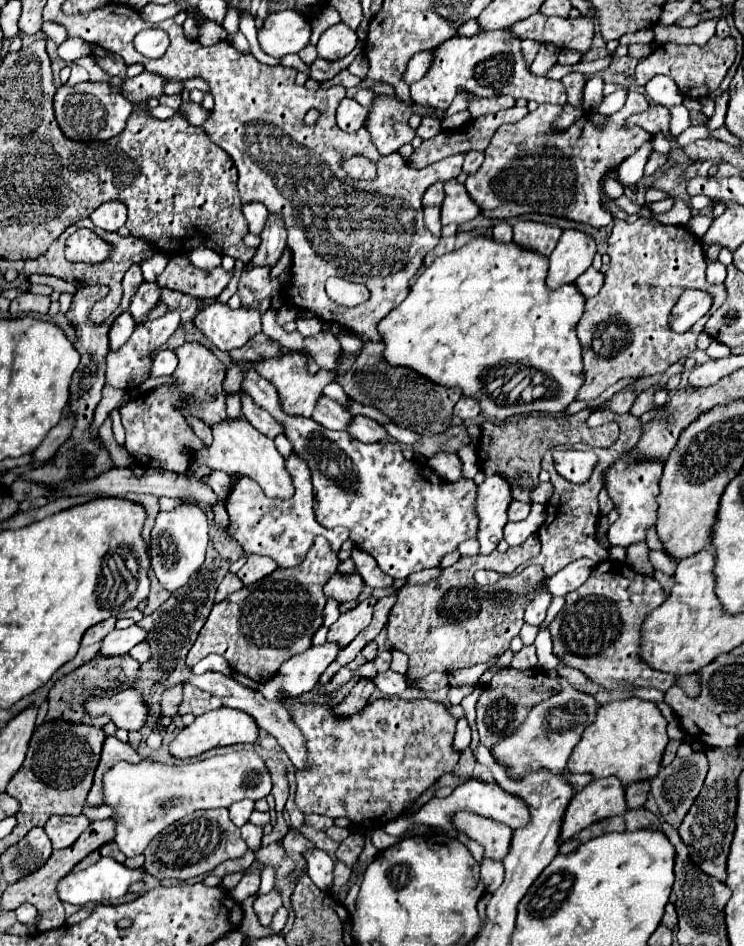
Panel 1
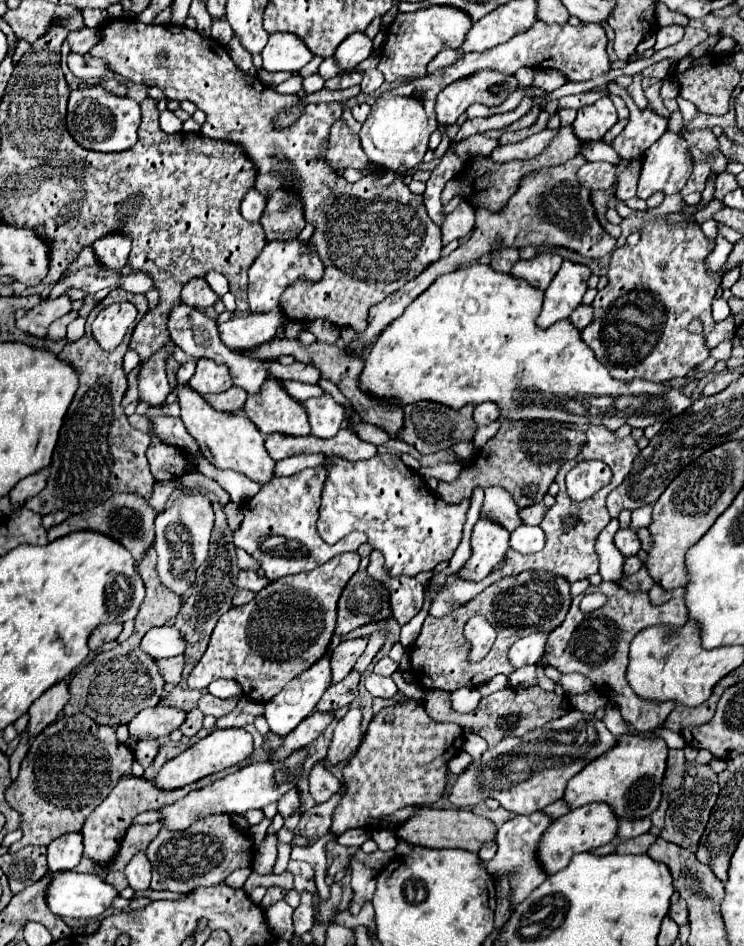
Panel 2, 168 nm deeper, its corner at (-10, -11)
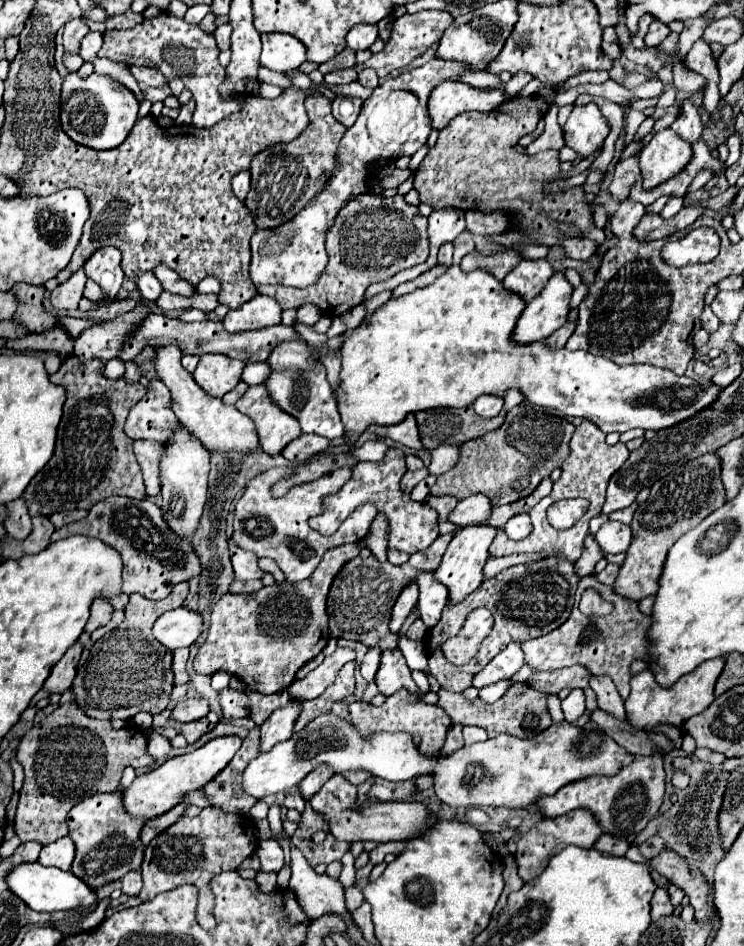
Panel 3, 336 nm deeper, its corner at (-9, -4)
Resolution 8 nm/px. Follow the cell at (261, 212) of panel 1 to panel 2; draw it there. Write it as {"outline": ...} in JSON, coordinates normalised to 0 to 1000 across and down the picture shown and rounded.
{"outline":[[[339,199],[339,201],[328,207],[323,222],[325,222],[325,228],[328,228],[333,235],[349,235],[352,224],[358,222],[358,209]]]}

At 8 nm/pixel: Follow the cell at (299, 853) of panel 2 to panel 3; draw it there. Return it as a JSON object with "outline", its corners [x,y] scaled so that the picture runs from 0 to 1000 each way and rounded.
{"outline":[[[370,887],[362,889],[348,889],[343,904],[351,910],[351,921],[375,921],[383,910],[380,910],[380,900]]]}

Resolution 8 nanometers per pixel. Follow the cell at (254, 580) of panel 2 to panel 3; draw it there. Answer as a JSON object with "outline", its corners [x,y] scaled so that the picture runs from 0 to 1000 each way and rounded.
{"outline":[[[308,570],[308,585],[310,585],[310,595],[316,601],[316,612],[319,614],[335,614],[335,612],[351,612],[356,604],[345,597],[345,587],[335,585],[313,574]]]}

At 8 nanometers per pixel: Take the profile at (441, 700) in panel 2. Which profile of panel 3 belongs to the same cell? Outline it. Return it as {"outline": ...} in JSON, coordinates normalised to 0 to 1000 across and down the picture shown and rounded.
{"outline":[[[708,722],[690,724],[663,745],[655,745],[647,739],[630,741],[622,735],[606,733],[606,730],[598,730],[598,728],[593,728],[587,735],[590,735],[590,747],[598,749],[598,754],[606,758],[609,764],[649,768],[660,781],[668,779],[671,775],[684,775],[684,777],[698,779],[698,781],[711,781],[711,779],[719,779],[719,775],[727,775],[727,773],[733,773],[743,766],[738,749],[735,749],[735,735],[727,733],[727,730],[719,730]]]}

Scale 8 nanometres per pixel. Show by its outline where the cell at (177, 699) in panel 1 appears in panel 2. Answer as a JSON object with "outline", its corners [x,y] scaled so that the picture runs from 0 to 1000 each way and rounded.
{"outline":[[[266,748],[253,751],[250,761],[247,761],[247,765],[242,767],[242,774],[245,774],[247,778],[261,778],[261,776],[272,770],[272,759],[274,759],[274,755],[272,755]]]}

